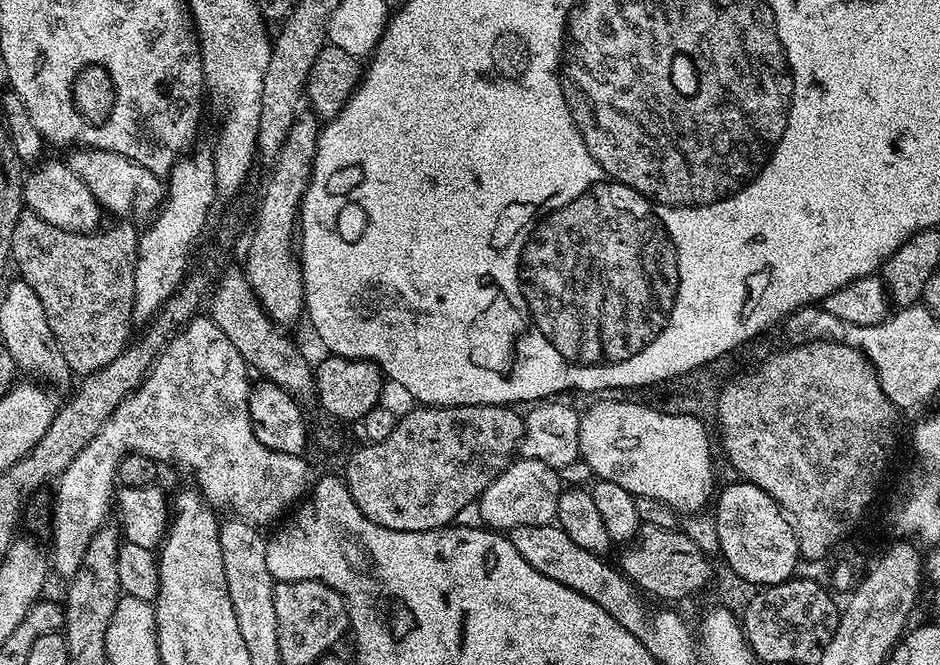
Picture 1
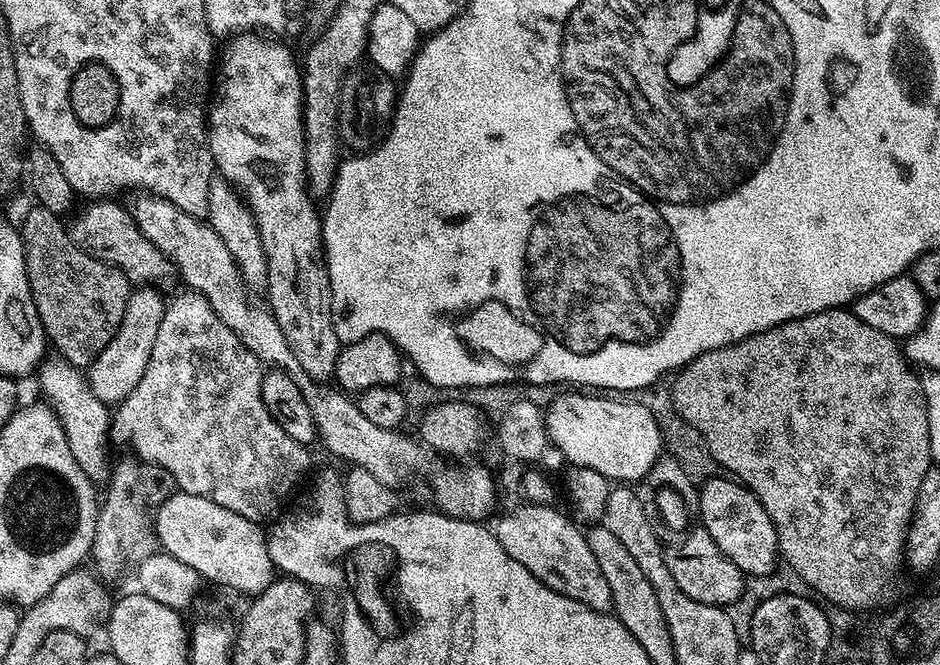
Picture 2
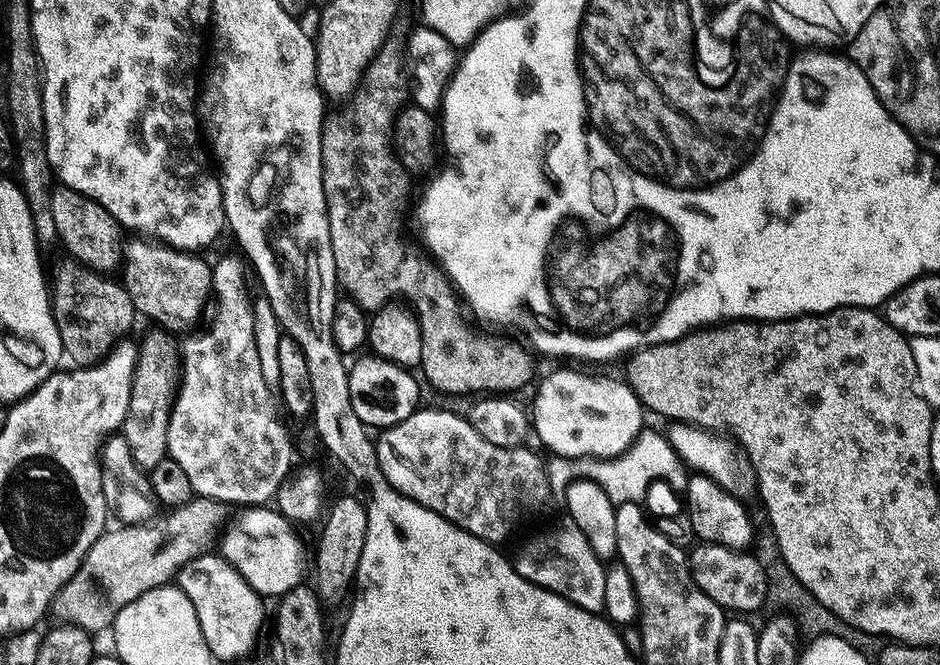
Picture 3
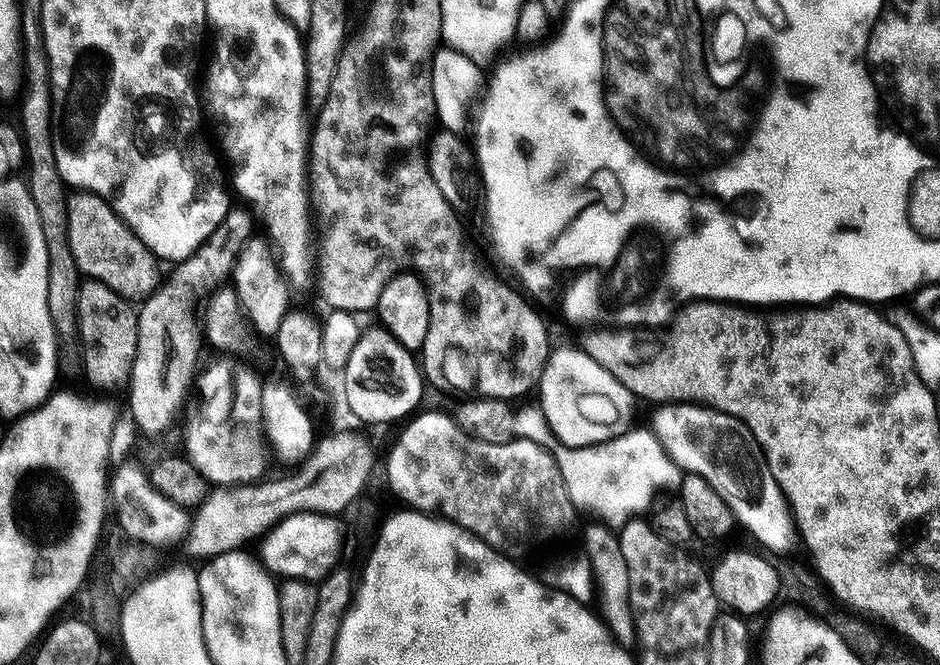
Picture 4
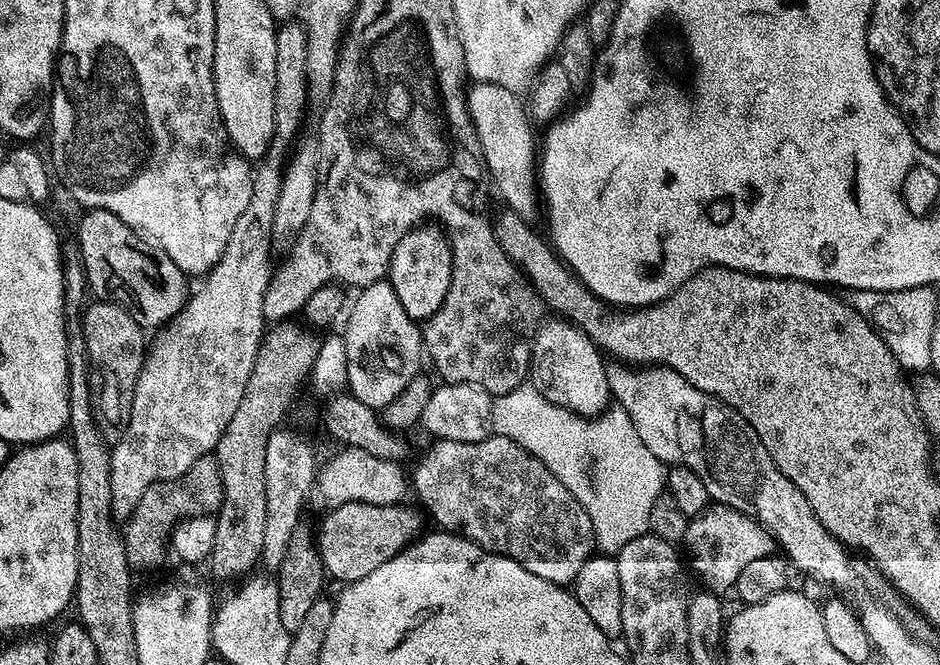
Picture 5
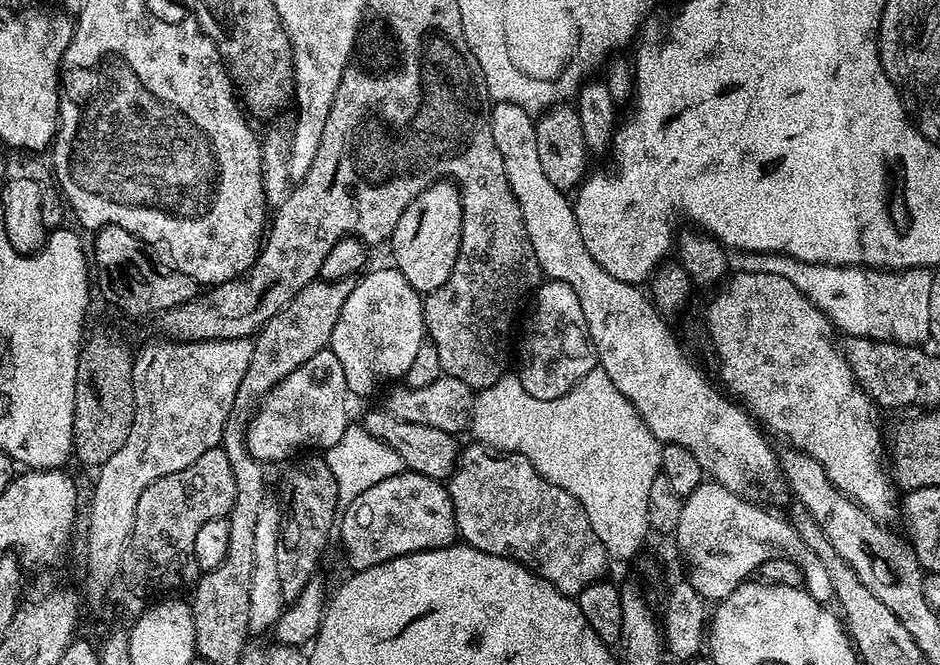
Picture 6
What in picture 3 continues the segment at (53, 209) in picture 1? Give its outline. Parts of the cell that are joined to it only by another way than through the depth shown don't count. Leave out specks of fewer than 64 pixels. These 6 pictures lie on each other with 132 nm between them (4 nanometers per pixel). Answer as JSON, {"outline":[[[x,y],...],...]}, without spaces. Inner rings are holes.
{"outline":[[[136,238],[123,245],[122,283],[130,302],[141,317],[153,320],[153,325],[169,333],[183,333],[200,314],[204,303],[209,303],[212,291],[212,269],[209,261],[199,260],[199,255],[169,248],[152,238]]]}

